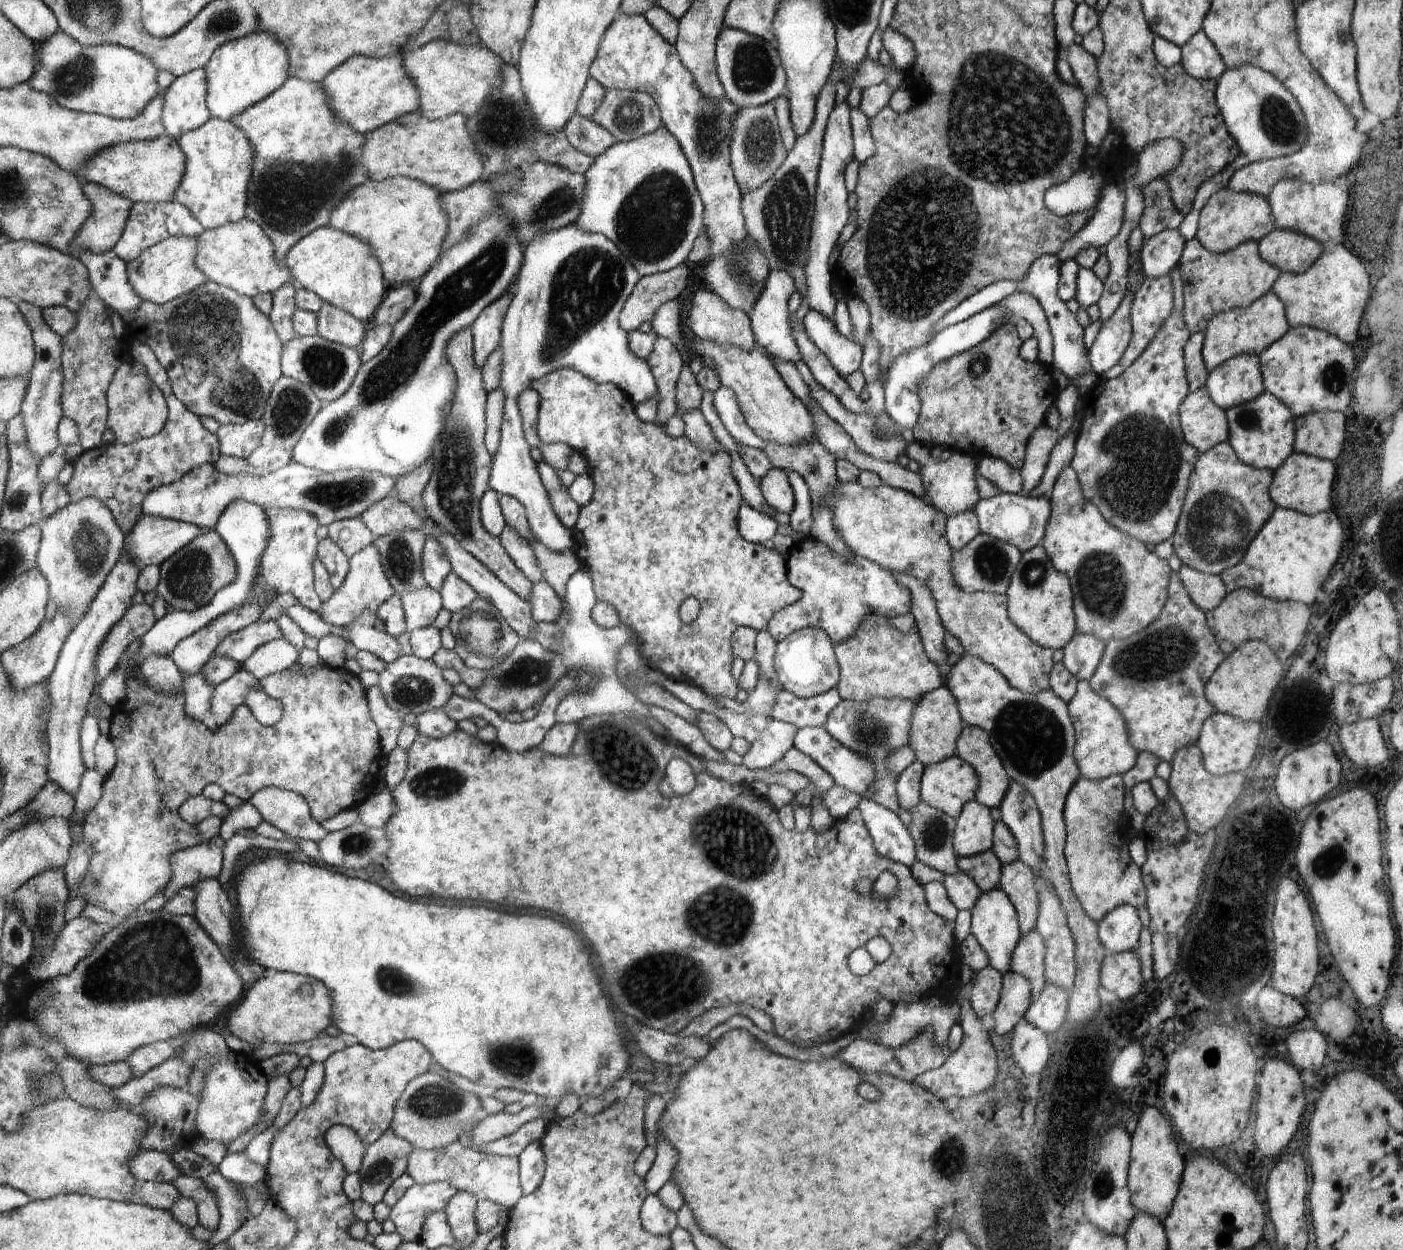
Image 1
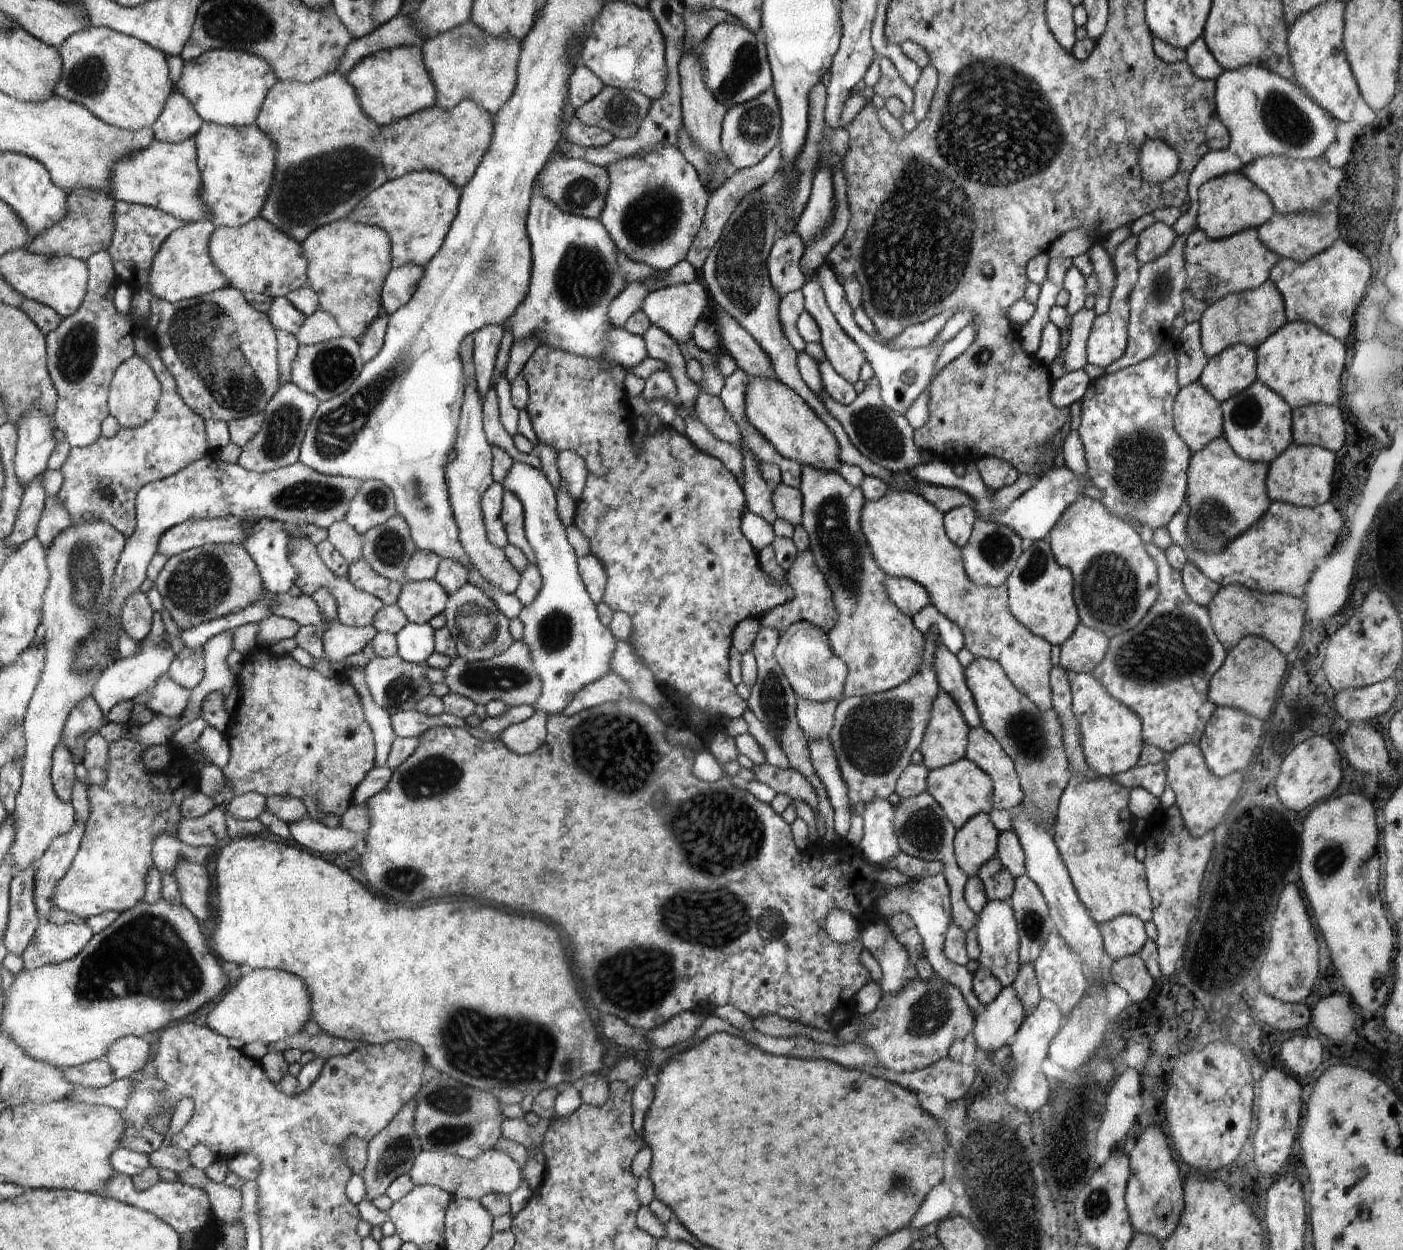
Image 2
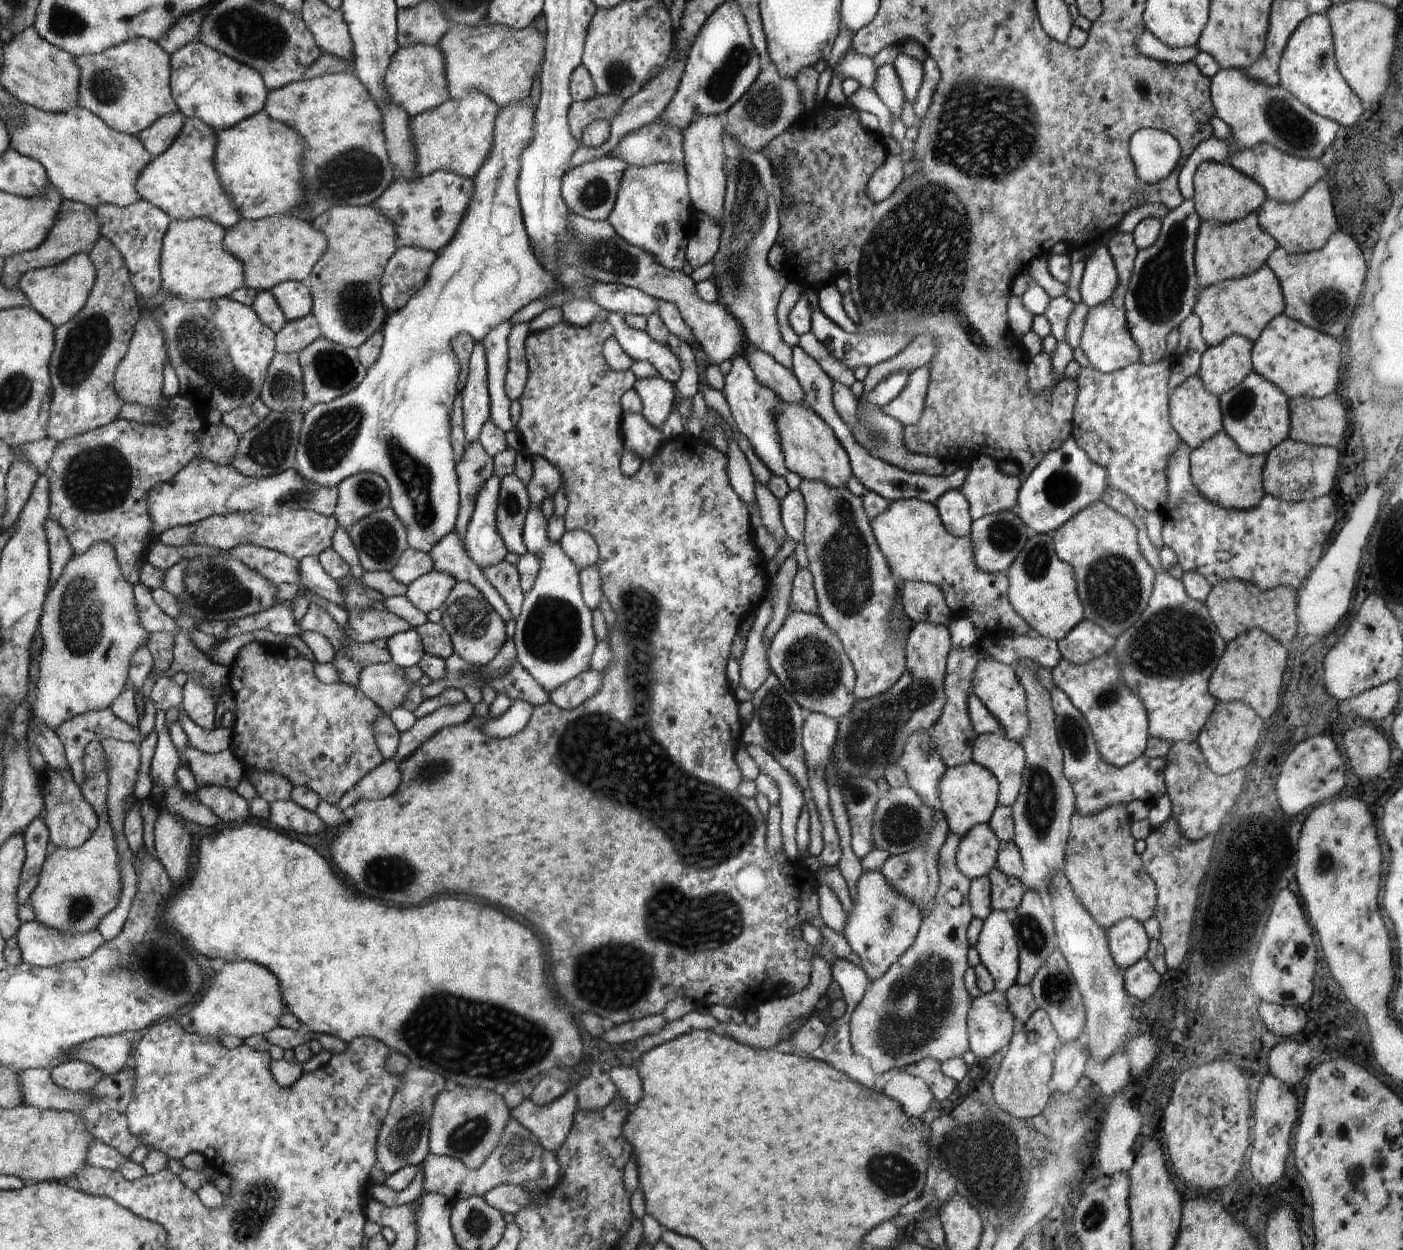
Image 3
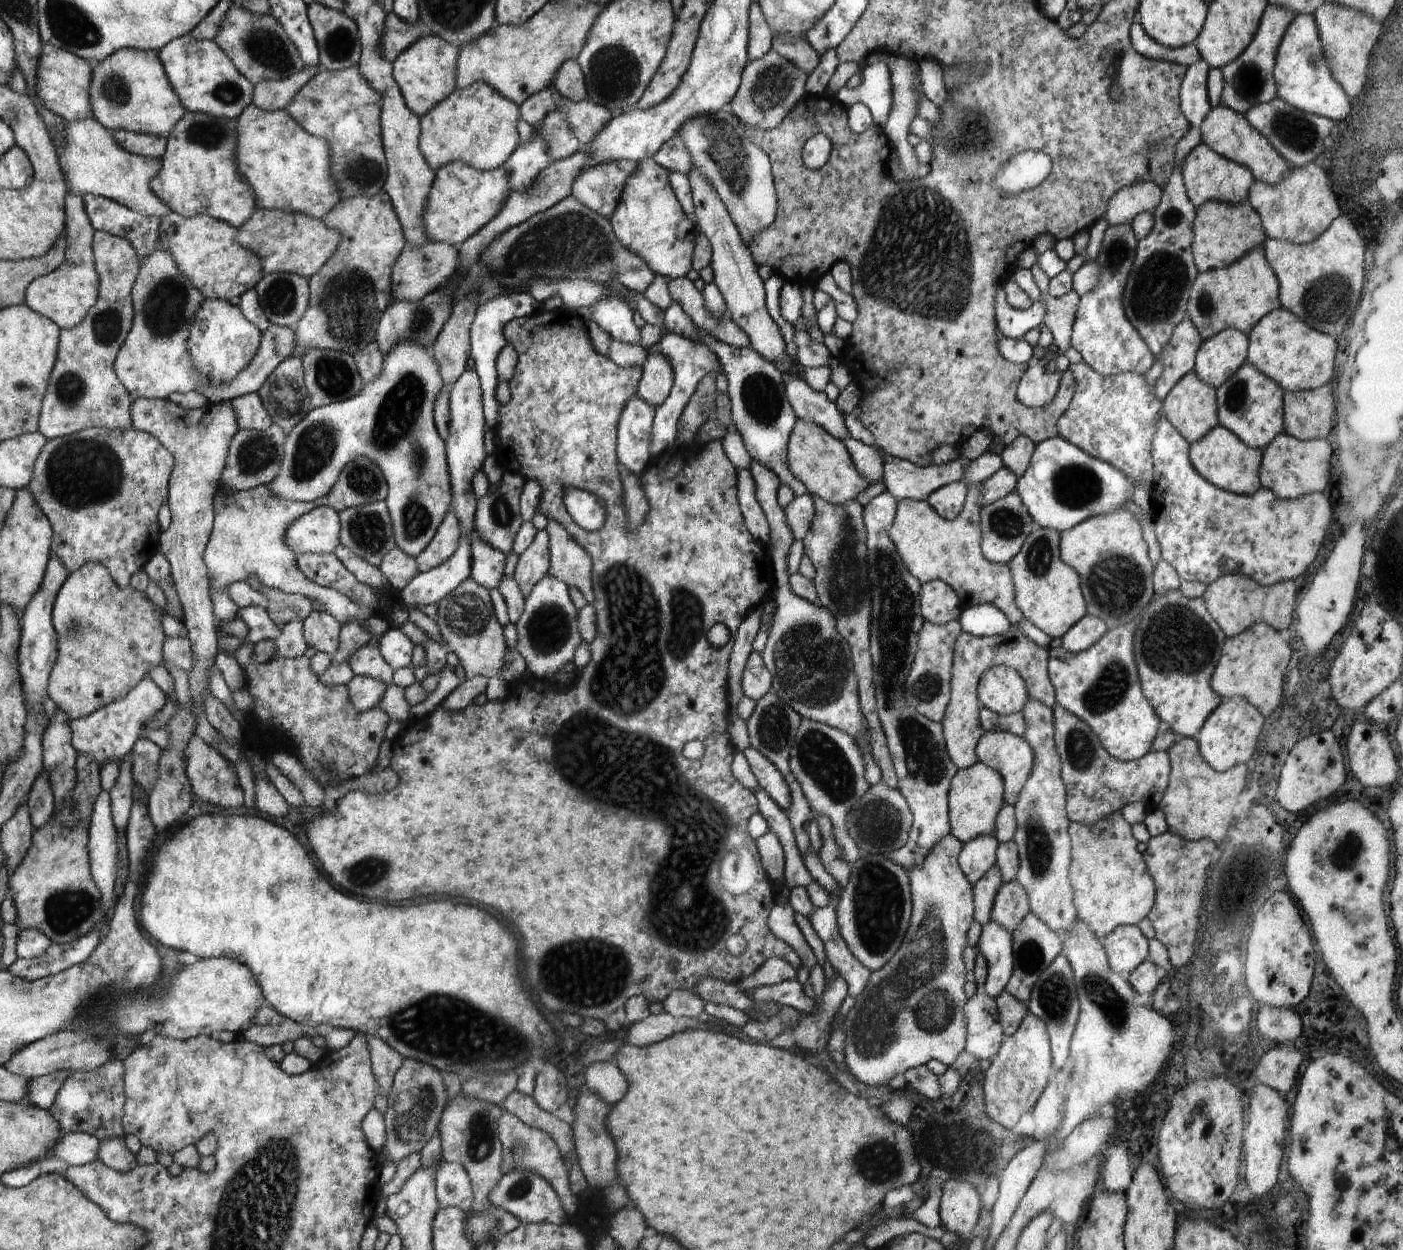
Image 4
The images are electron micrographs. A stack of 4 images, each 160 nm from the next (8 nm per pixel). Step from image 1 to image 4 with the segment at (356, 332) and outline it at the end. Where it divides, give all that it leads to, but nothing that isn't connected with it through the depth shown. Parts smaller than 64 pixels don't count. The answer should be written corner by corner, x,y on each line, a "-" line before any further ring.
161,244
151,256
139,258
142,265
132,286
131,298
134,312
132,327
117,354
114,371
118,381
132,398
165,399
173,392
198,392
206,397
209,405
232,401
240,396
258,393
268,376
276,371
296,346
294,329
272,325
262,330
262,343
258,355
228,384
215,384
210,378
200,376
188,349
188,339
199,308
206,299
195,282
180,269
174,256

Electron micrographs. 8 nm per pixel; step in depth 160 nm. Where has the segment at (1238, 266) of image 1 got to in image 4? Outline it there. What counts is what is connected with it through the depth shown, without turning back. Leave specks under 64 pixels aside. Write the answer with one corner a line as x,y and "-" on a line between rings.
1247,199
1238,204
1206,200
1199,208
1195,208
1195,214
1192,222
1192,258
1199,272
1226,268
1228,264
1240,260
1256,244
1263,244
1267,238
1256,210

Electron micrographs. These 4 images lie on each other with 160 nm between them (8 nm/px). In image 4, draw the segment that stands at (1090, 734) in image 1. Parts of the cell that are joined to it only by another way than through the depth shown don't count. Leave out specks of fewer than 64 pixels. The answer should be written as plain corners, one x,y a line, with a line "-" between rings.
1148,605
1140,610
1134,620
1108,629
1104,637
1085,652
1072,653
1062,646
1049,648
1047,670
1054,688
1056,705
1080,718
1098,736
1104,750
1120,761
1139,760
1151,752
1161,722
1156,710
1142,693
1134,661
1134,632
1146,610

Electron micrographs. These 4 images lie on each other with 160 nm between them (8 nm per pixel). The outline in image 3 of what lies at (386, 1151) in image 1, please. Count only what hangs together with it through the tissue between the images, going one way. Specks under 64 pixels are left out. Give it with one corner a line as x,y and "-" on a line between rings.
418,1068
418,1070
406,1070
404,1072
404,1074
402,1074
403,1079
400,1081
399,1084
399,1088
398,1091
395,1092
395,1096
394,1098
391,1100
391,1106
390,1106
390,1110
388,1111
388,1116
386,1119
384,1119
384,1125
382,1130
380,1131
379,1134
379,1142
376,1145
376,1148
378,1149
378,1159
379,1159
379,1163
381,1166
381,1171
382,1176
381,1176
381,1180
380,1182
374,1182
375,1184
378,1183
382,1183
383,1180
387,1177
387,1176
392,1176
395,1174
396,1171
399,1171
401,1168
407,1167
408,1165
414,1165
414,1166
421,1166
421,1164
424,1162
424,1160
426,1160
428,1154
430,1154
431,1149
430,1149
430,1122
431,1122
431,1116
433,1114
433,1110
434,1110
434,1104
436,1103
437,1100
437,1096
439,1096
441,1094
441,1092
444,1091
444,1084
446,1081
446,1078
444,1076
442,1076
442,1074
440,1073
435,1073
434,1071
429,1071
426,1068

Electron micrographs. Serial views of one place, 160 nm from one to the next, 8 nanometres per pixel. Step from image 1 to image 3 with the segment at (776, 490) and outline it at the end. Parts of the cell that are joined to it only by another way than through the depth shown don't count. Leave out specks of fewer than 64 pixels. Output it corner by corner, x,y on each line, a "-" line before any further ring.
799,489
789,491
780,499
781,523
788,536
796,542
803,540
805,525
805,500

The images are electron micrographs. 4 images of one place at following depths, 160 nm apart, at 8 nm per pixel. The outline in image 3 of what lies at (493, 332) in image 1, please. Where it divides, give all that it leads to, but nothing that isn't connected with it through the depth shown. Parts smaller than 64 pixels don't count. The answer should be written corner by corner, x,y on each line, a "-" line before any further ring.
477,338
475,349
469,358
466,384
458,392
462,398
466,445
479,440
484,424
490,419
487,378
486,350
481,339

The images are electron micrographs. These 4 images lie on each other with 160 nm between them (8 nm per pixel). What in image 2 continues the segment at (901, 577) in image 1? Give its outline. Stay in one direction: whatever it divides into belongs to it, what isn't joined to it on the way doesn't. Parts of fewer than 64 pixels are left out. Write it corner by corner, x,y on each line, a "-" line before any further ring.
940,643
936,650
938,652
934,656
934,668
939,677
940,689
950,694
950,697
957,702
969,729
982,726
980,712
976,708
972,692
968,689
964,668
957,656

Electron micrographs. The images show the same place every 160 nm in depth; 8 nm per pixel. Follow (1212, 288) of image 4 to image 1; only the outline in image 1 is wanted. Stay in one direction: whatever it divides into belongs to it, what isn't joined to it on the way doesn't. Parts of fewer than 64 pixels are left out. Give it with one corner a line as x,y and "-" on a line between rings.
1267,292
1247,307
1234,307
1214,315
1207,324
1202,347
1202,358
1209,374
1229,358
1246,353
1259,354
1275,340
1286,334
1288,324
1282,301
1272,292

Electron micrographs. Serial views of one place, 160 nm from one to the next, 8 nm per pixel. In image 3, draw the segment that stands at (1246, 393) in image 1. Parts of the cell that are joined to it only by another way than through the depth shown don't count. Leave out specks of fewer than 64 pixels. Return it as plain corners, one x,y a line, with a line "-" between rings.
1235,333
1226,335
1220,344
1210,346
1200,358
1198,372
1208,392
1220,397
1253,372
1252,348
1250,340

